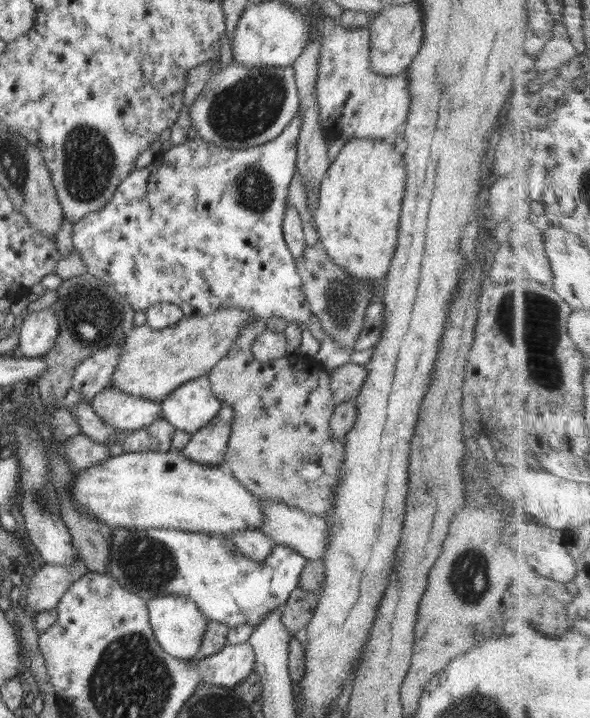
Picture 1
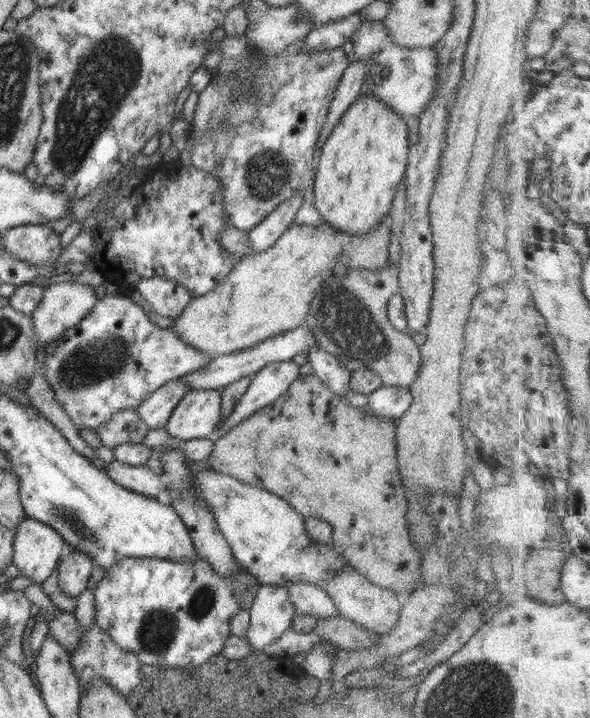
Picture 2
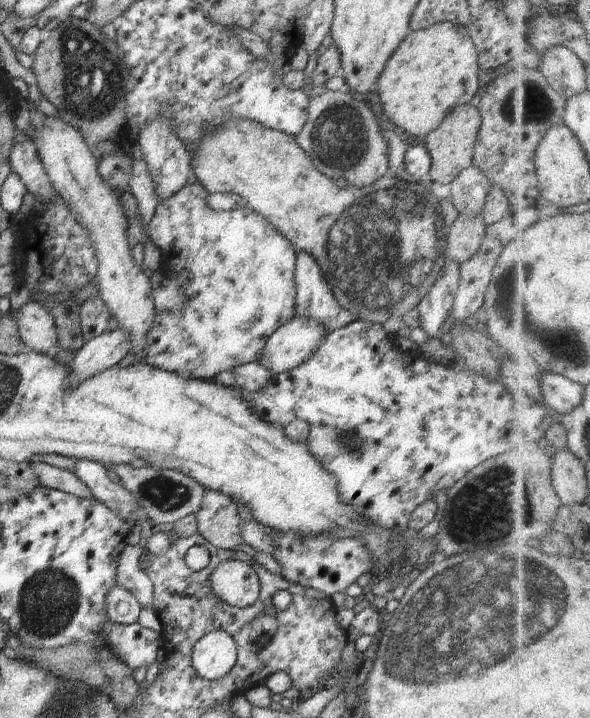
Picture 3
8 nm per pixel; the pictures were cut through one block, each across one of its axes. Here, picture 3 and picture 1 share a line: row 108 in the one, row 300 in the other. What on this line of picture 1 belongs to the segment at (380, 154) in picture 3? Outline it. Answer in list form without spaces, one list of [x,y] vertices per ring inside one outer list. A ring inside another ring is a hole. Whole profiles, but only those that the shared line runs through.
[[[307,245],[301,259],[299,261],[295,259],[295,263],[303,284],[304,294],[311,308],[311,314],[320,319],[322,331],[338,342],[342,349],[354,352],[354,342],[362,331],[366,309],[375,299],[368,289],[368,285],[332,262],[324,249],[316,249]]]

